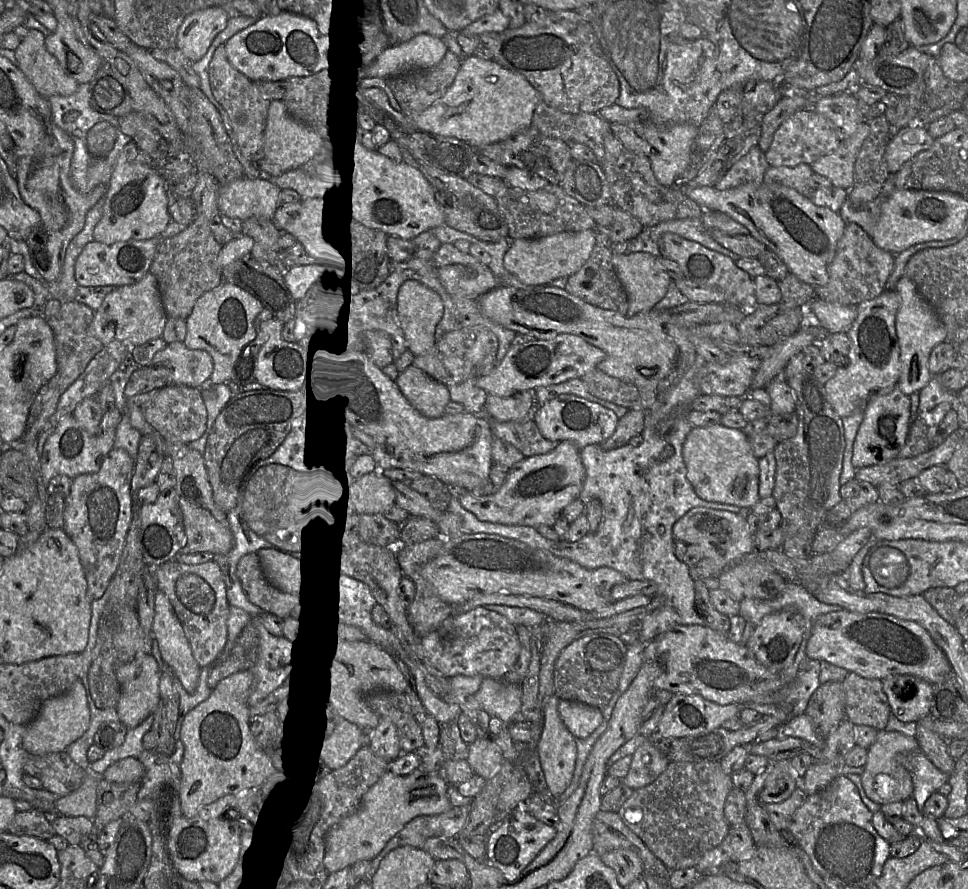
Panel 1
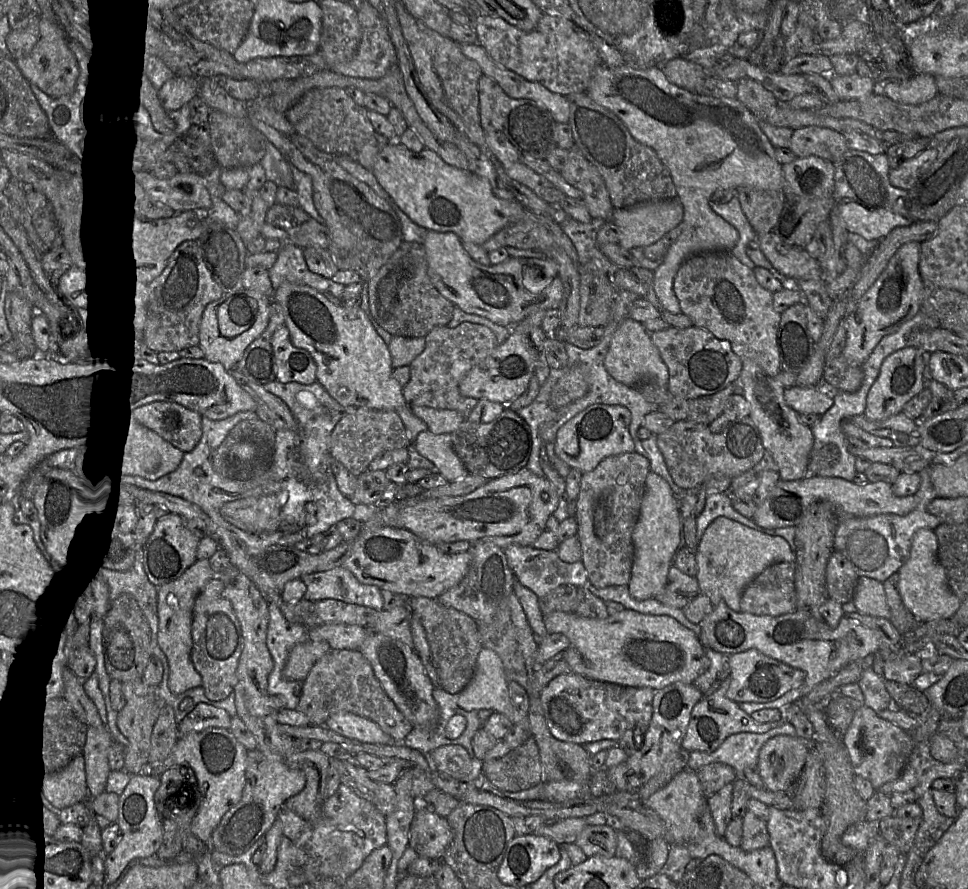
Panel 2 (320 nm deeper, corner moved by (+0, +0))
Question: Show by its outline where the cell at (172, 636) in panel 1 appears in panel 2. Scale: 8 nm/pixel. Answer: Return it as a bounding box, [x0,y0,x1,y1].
[157,560,215,695]

